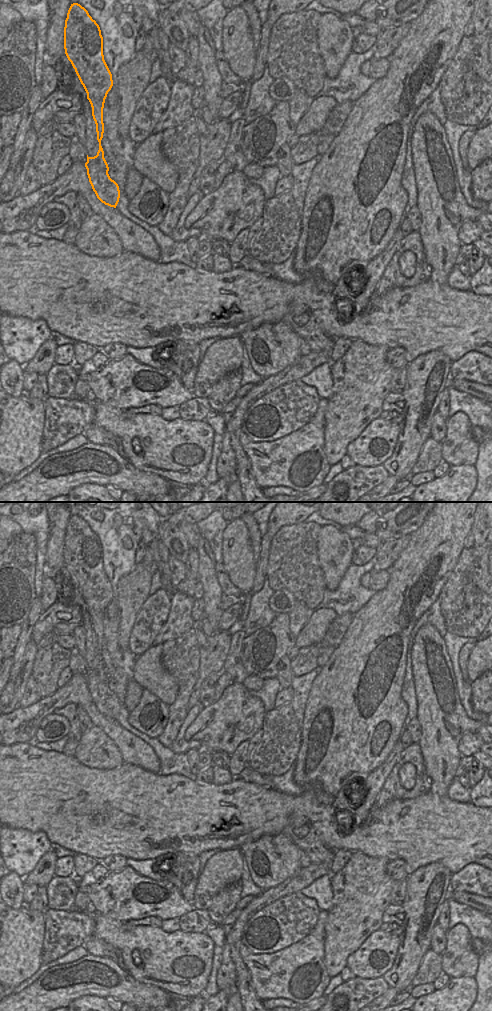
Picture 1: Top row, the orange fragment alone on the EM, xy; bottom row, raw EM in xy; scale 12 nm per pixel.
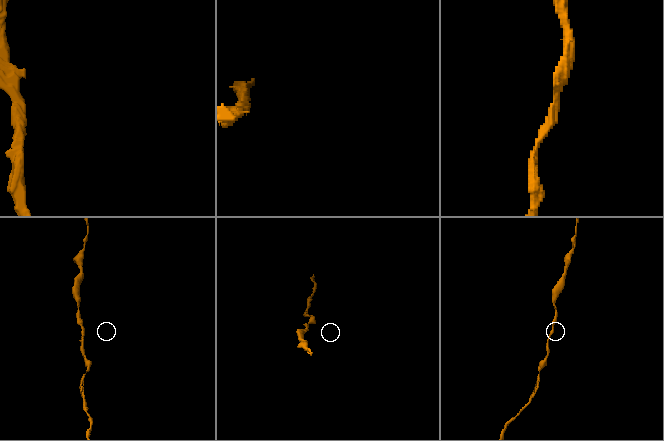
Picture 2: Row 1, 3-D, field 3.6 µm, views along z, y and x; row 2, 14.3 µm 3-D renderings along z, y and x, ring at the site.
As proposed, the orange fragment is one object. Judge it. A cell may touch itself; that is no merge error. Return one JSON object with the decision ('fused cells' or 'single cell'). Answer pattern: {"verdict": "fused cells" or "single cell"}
{"verdict": "single cell"}

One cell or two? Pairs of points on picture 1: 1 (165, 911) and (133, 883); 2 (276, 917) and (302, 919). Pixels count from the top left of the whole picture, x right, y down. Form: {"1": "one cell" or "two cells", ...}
{"1": "one cell", "2": "one cell"}

